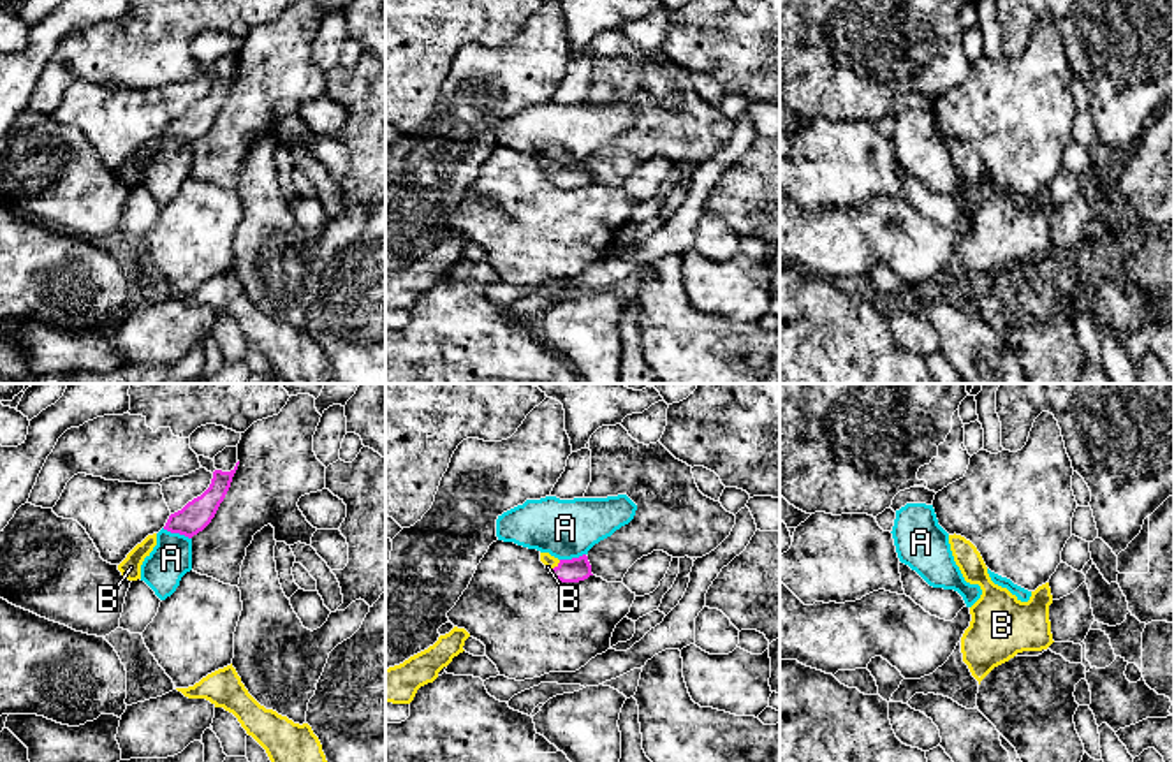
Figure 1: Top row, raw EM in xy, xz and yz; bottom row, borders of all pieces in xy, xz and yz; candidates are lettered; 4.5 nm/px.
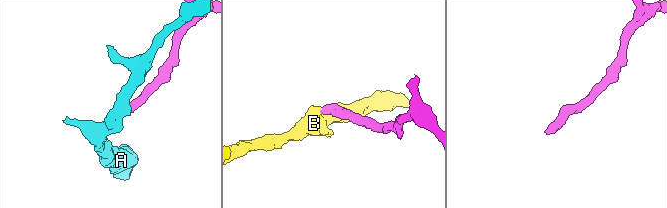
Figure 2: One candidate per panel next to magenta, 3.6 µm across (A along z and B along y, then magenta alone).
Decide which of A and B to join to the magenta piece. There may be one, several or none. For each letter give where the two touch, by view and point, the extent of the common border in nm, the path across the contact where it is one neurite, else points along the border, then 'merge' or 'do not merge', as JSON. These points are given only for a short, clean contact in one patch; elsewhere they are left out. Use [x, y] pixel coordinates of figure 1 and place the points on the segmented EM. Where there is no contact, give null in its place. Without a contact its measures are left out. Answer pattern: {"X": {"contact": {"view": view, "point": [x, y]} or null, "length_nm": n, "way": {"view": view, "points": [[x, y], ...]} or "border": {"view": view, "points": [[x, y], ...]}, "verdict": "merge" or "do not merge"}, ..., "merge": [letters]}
{"A": {"contact": {"view": "xy", "point": [176, 532]}, "length_nm": 140, "border": {"view": "xy", "points": [[162, 528], [190, 539]]}, "verdict": "do not merge"}, "B": {"contact": {"view": "xz", "point": [555, 567]}, "length_nm": 80, "way": {"view": "xz", "points": [[578, 569], [555, 567], [546, 558]]}, "verdict": "merge"}, "merge": ["B"]}

